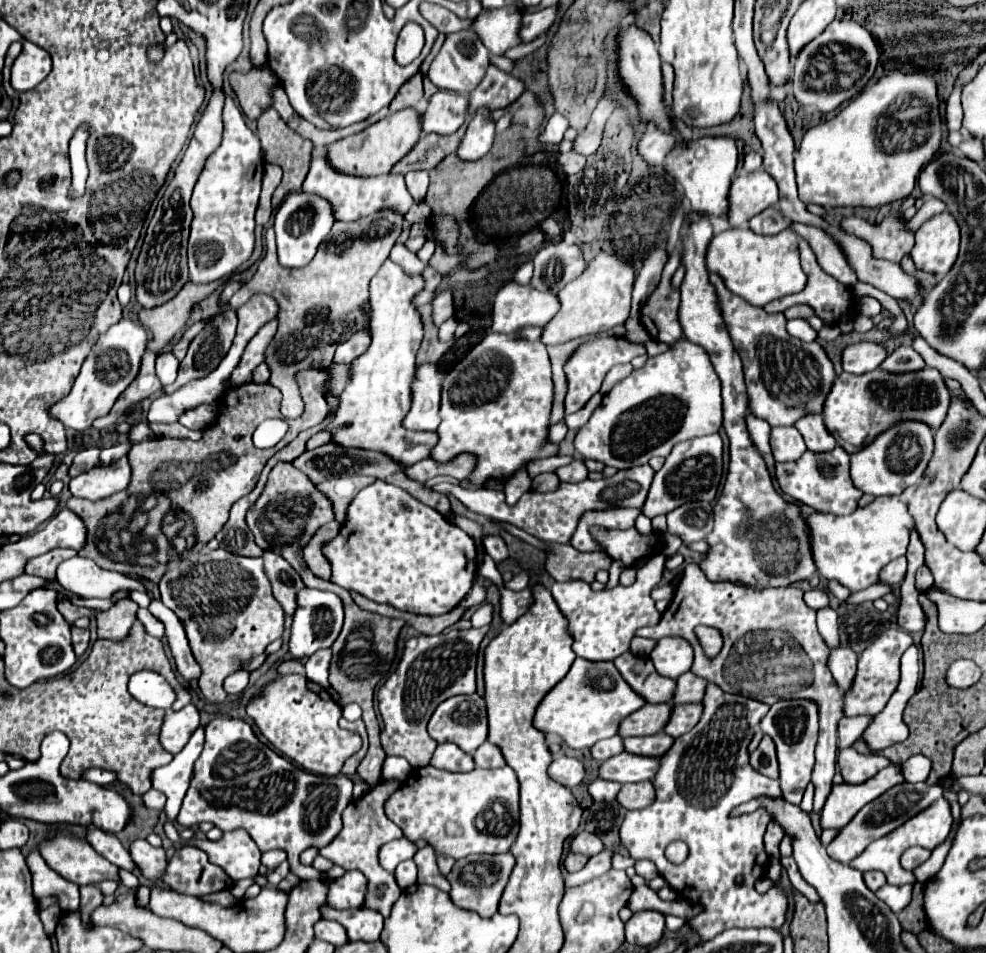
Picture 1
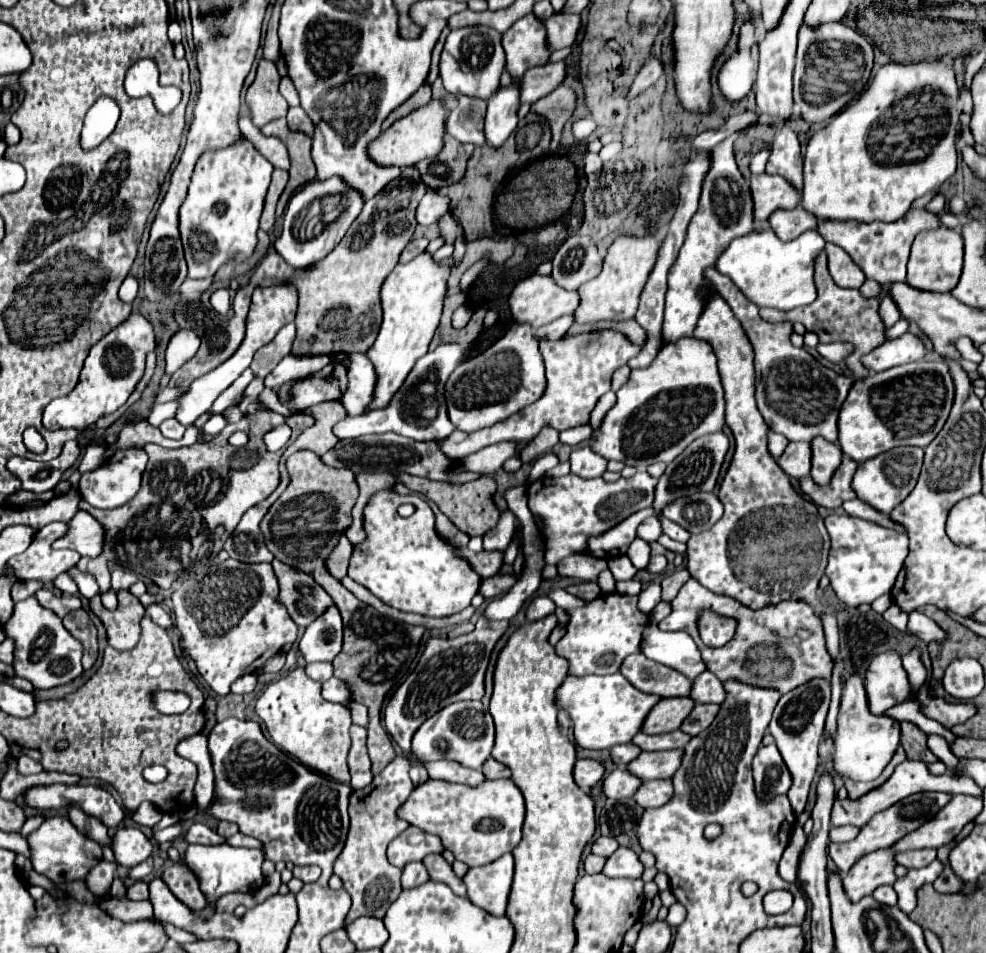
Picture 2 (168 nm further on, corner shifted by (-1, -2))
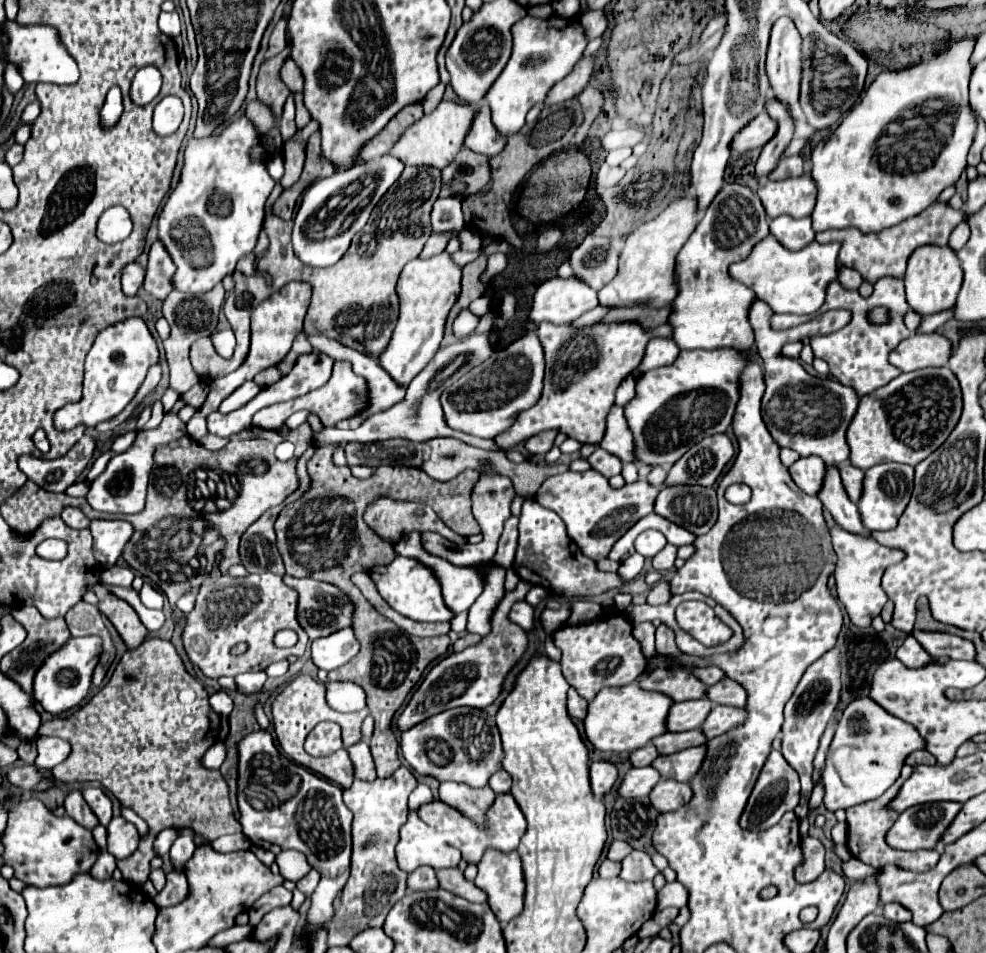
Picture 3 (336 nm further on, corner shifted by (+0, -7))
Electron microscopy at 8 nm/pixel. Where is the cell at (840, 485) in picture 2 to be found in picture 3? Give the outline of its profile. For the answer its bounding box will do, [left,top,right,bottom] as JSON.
[842,464,864,502]

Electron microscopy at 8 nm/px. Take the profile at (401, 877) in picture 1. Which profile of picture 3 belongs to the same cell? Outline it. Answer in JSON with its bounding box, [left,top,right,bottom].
[408,866,438,892]

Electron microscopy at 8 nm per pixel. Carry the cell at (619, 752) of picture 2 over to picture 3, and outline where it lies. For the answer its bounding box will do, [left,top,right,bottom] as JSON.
[630,744,660,766]

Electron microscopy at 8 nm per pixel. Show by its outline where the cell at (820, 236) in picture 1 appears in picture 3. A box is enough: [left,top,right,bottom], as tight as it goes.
[838,266,862,290]

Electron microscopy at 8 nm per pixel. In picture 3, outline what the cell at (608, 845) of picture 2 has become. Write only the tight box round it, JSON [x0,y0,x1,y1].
[608,842,634,862]

